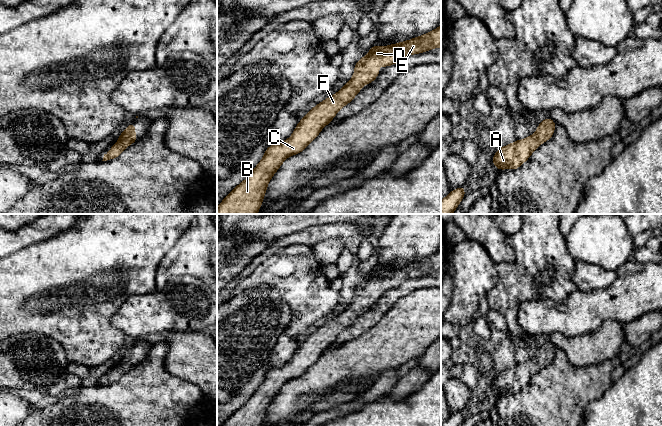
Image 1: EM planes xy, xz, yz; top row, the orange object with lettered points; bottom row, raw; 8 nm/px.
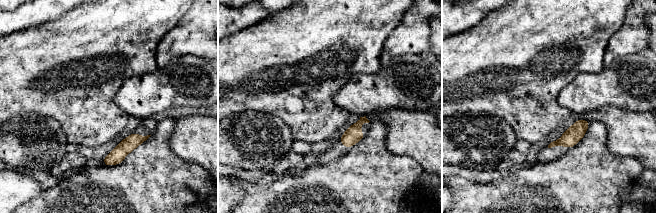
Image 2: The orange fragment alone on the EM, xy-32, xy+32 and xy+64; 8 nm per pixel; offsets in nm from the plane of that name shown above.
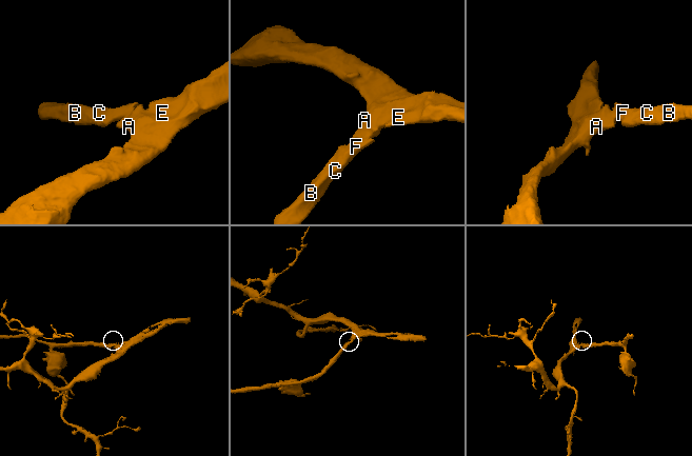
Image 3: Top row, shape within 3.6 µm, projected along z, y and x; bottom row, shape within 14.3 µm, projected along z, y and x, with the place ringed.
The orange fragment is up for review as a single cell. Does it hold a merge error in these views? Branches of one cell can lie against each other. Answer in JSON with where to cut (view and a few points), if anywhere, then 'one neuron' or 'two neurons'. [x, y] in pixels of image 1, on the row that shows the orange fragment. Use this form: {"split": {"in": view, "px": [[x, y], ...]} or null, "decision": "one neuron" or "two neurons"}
{"split": null, "decision": "one neuron"}

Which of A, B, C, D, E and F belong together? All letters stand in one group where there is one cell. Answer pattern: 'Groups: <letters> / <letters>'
Groups: A B C D E F

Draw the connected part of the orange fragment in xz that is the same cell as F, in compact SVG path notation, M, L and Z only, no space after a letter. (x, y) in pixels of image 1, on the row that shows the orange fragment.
M441 25L424 35L414 37L411 40L402 41L389 46L378 47L376 44L369 50L368 54L355 63L354 74L349 82L334 95L327 97L307 112L306 116L299 120L290 138L268 146L261 161L253 169L250 175L237 185L217 207L217 214L257 214L262 205L267 186L276 171L281 167L285 159L296 155L306 149L306 147L317 138L321 130L335 117L340 109L350 103L354 97L362 91L363 85L369 85L379 75L378 67L388 67L398 63L405 57L413 54L420 54L435 48L441 47Z

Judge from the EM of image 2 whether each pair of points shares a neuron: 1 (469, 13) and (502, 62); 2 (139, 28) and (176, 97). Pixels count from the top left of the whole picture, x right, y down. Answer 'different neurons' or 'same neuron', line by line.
1: different neurons
2: different neurons

